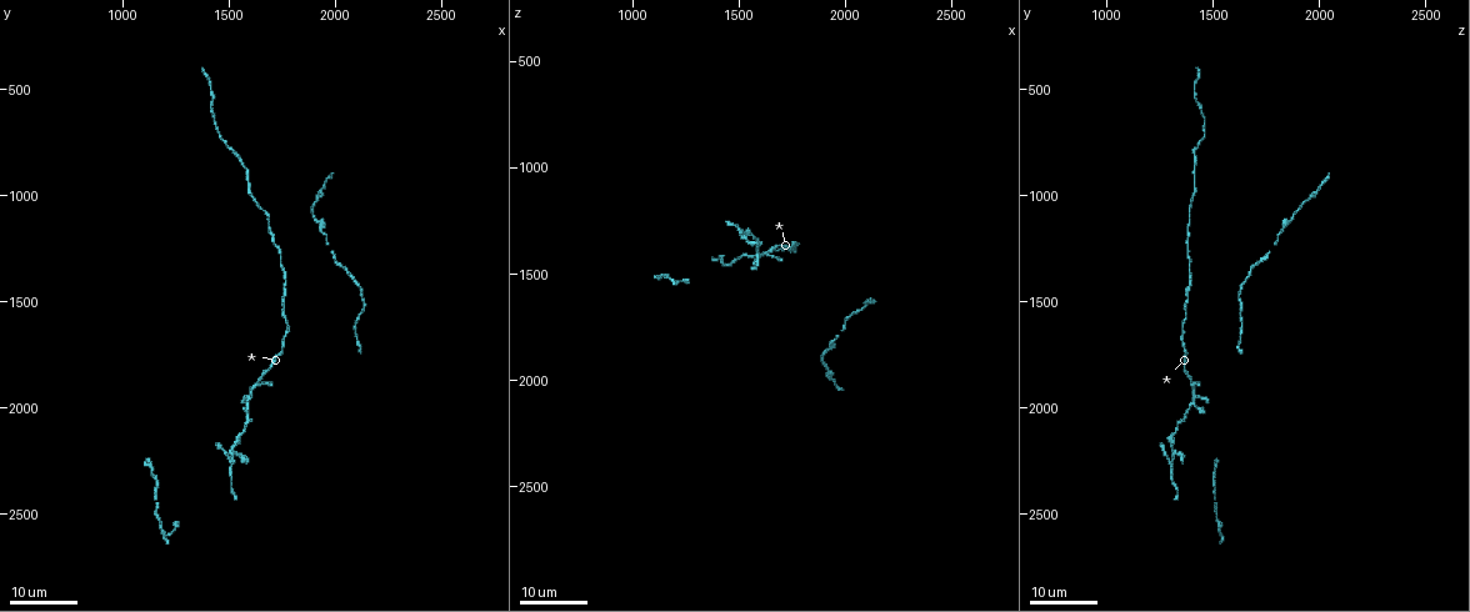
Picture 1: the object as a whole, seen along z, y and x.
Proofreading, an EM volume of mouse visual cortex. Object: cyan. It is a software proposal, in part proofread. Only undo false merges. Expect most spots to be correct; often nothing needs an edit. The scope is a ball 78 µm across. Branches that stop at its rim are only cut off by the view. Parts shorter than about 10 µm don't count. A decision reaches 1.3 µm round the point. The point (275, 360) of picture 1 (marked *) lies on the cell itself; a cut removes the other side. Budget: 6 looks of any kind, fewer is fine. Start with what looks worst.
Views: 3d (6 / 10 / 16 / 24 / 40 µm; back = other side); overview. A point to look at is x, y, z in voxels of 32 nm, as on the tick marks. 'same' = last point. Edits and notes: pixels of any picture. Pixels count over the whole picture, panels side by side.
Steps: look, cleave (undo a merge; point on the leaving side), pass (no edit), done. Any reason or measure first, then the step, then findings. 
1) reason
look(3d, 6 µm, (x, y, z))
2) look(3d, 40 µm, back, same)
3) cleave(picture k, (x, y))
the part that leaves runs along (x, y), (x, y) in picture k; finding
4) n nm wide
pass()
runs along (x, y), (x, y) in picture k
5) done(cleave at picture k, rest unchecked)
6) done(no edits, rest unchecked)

side arm on a straight run
look(3d, 16 µm, (1560, 2140, 1320))

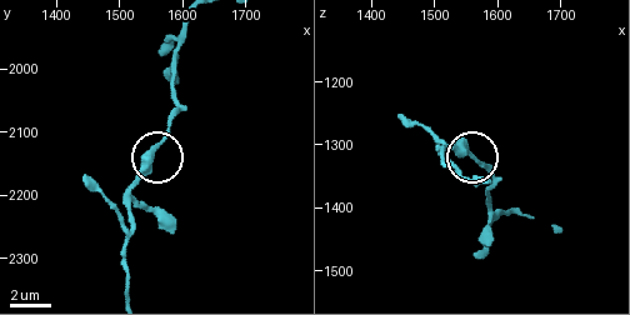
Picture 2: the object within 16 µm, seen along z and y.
look(3d, 6 µm, (1555, 2125, 1315))

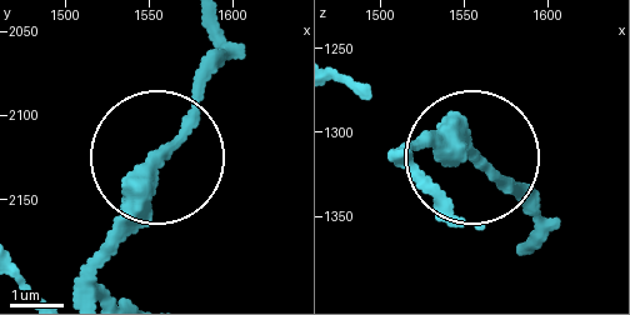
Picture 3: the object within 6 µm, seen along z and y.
220 nm wide
pass()
runs along (210, 28), (215, 55), (188, 121), (89, 265) in picture 3; one cell here

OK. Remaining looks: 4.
thick turns thin
look(3d, 24 µm, (1580, 1980, 1410))

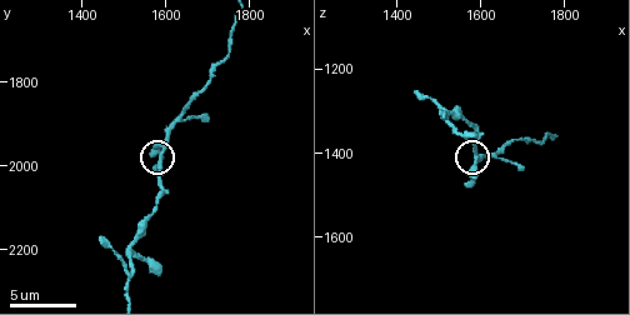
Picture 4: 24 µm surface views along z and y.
look(3d, 6 µm, (1585, 1975, 1405))

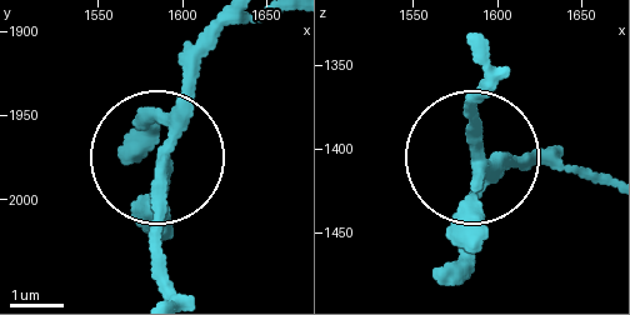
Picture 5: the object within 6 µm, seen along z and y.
look(3d, 6 µm, back, (1590, 1978, 1408))

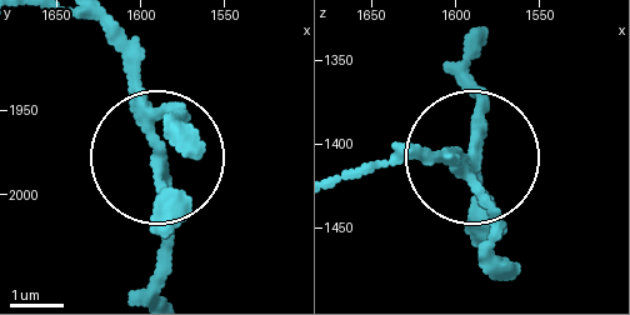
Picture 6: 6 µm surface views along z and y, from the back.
pass()
runs along (100, 33), (154, 154), (168, 256) in picture 6; one cell here

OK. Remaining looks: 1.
done(no edits, rest unchecked)

